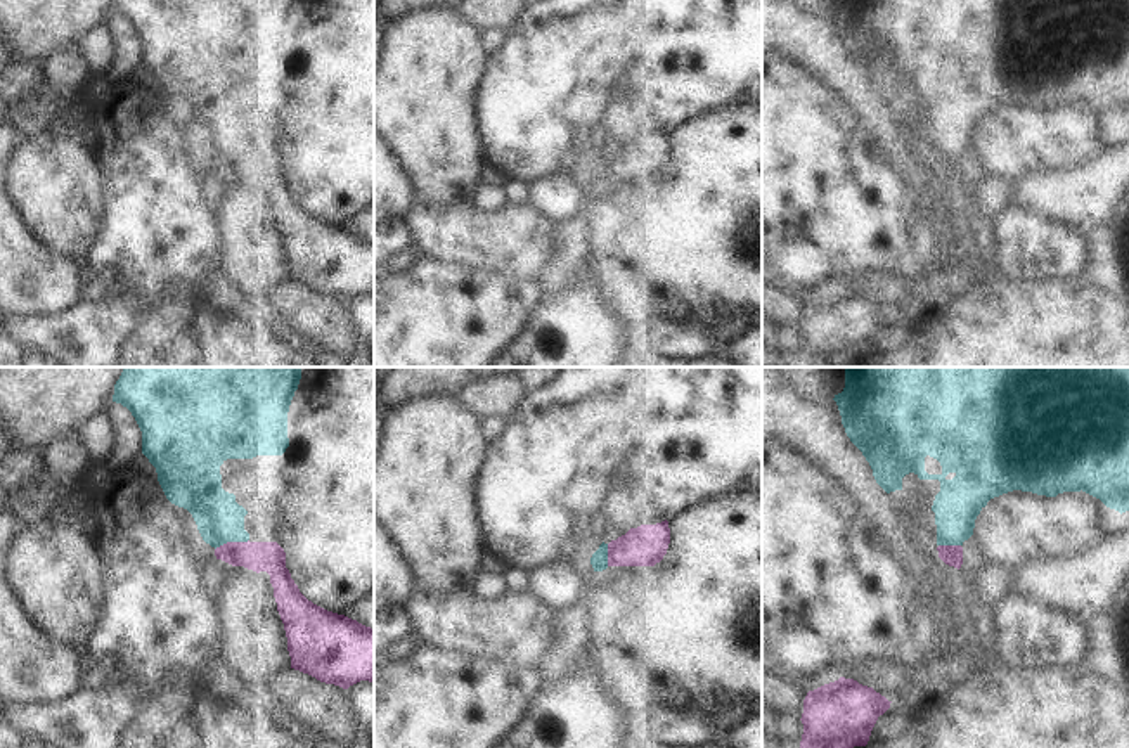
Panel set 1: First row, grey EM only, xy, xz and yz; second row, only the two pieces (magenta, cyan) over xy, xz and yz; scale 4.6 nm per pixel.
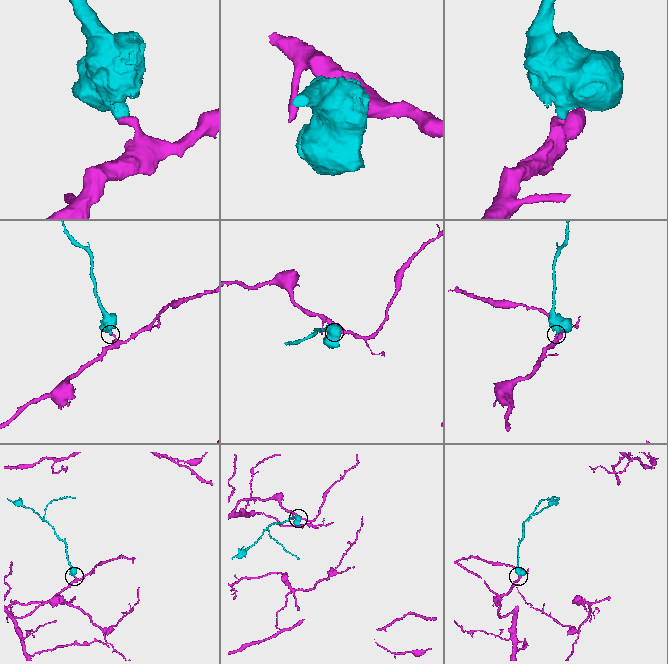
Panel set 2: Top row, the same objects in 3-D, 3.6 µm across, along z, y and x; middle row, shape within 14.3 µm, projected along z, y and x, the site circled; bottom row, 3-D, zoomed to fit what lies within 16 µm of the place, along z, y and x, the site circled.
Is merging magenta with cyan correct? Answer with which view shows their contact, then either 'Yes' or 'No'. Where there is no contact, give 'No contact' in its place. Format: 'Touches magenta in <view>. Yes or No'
Touches magenta in xy. Yes

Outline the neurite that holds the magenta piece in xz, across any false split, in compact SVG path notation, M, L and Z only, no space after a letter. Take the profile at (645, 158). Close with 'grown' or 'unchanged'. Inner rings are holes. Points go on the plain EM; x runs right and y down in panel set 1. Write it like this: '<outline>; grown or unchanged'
M667 132L656 137L641 137L610 156L603 154L592 166L590 177L594 184L603 184L608 178L655 178L667 166L668 156Z; grown

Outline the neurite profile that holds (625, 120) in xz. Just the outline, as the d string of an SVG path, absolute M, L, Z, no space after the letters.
M632 97L611 100L599 123L599 144L604 156L616 152L630 140L661 133L665 133L665 119L658 100Z

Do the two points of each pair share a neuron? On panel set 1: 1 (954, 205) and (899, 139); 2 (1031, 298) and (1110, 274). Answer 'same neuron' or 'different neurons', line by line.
1: same neuron
2: different neurons

